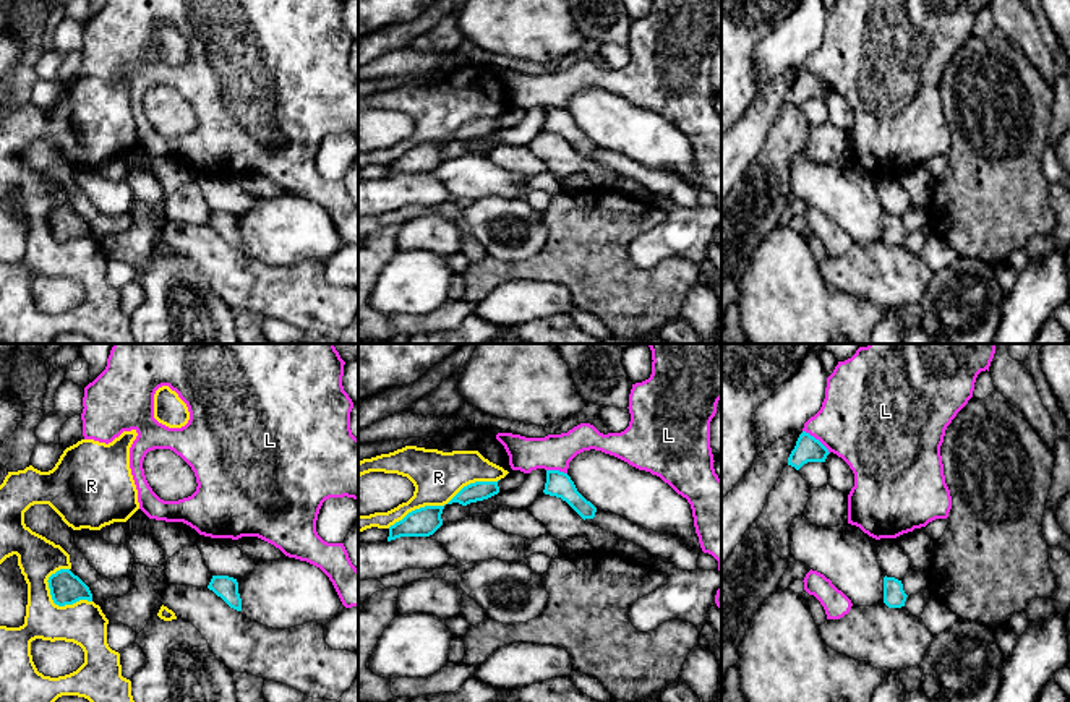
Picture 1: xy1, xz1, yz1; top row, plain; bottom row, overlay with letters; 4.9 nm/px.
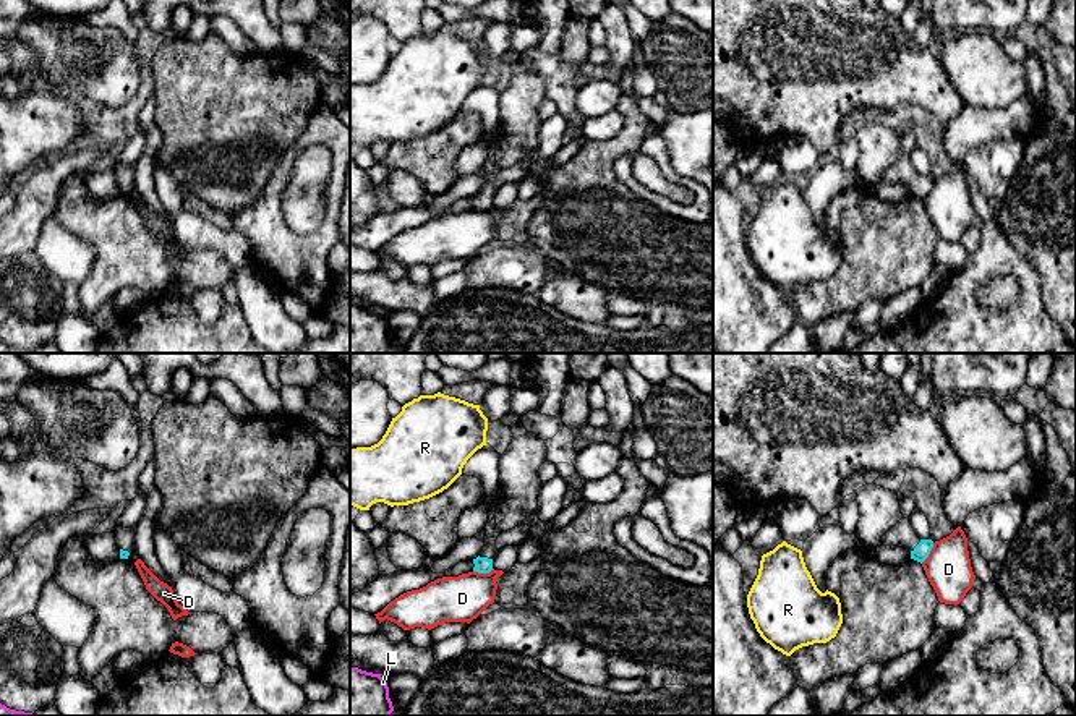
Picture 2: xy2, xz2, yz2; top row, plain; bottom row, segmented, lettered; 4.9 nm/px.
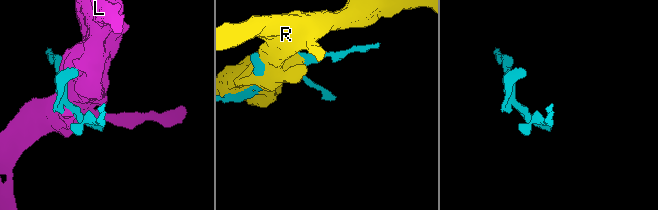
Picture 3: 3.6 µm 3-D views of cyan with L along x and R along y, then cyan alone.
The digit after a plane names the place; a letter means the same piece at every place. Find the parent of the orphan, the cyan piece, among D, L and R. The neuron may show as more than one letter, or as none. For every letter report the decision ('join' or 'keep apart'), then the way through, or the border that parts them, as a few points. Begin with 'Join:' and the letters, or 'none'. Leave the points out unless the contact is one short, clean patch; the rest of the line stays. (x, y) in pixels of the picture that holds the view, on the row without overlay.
Join: none
D: keep apart; border along yz2 (934, 180), (921, 200)
L: keep apart
R: keep apart

